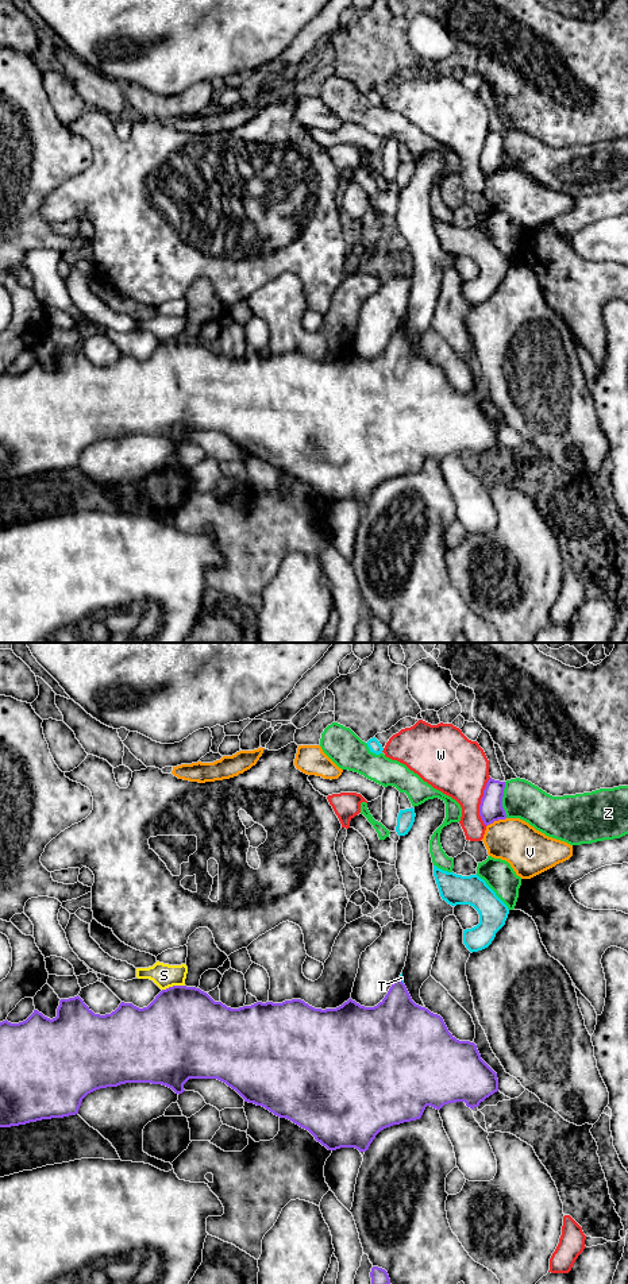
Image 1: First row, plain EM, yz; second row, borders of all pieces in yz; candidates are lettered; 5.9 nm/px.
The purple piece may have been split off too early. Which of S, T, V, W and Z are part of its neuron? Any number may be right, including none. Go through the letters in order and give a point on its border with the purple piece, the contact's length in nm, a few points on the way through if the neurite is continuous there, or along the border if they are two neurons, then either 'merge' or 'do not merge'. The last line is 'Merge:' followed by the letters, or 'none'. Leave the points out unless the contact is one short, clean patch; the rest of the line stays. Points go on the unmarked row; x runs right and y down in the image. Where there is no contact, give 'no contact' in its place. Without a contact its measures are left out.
S: contact yz (173, 338); length 140 nm; do not merge
T: contact yz (401, 332); length 50 nm; way yz (397, 374), (397, 344), (401, 332), (401, 330); merge
V: contact yz (496, 172); length 130 nm; do not merge
W: contact yz (481, 154); length 280 nm; do not merge
Z: contact yz (501, 151); length 220 nm; do not merge
Merge: T

